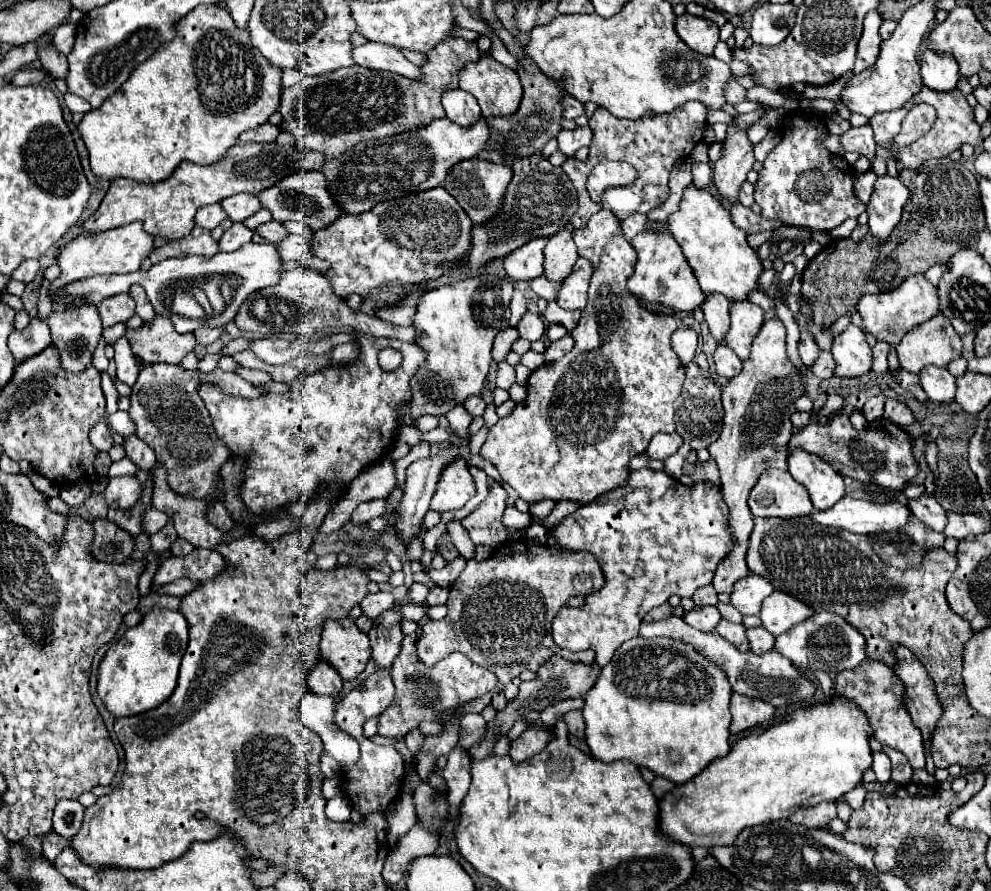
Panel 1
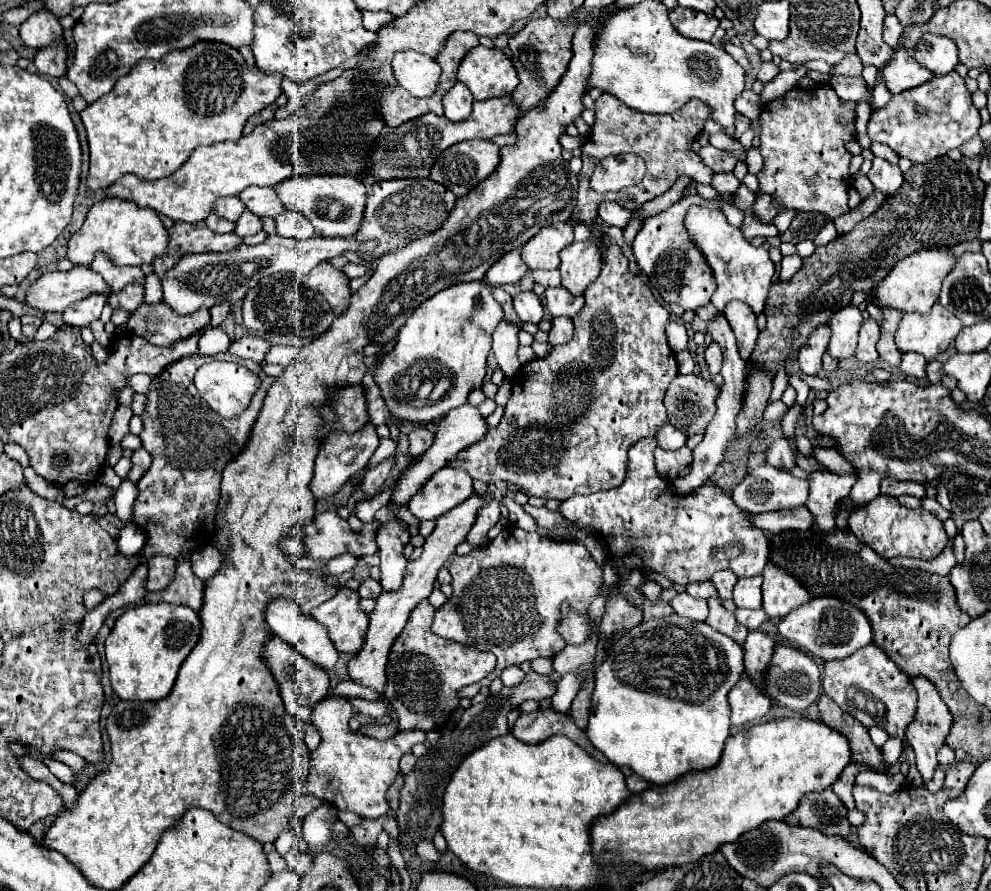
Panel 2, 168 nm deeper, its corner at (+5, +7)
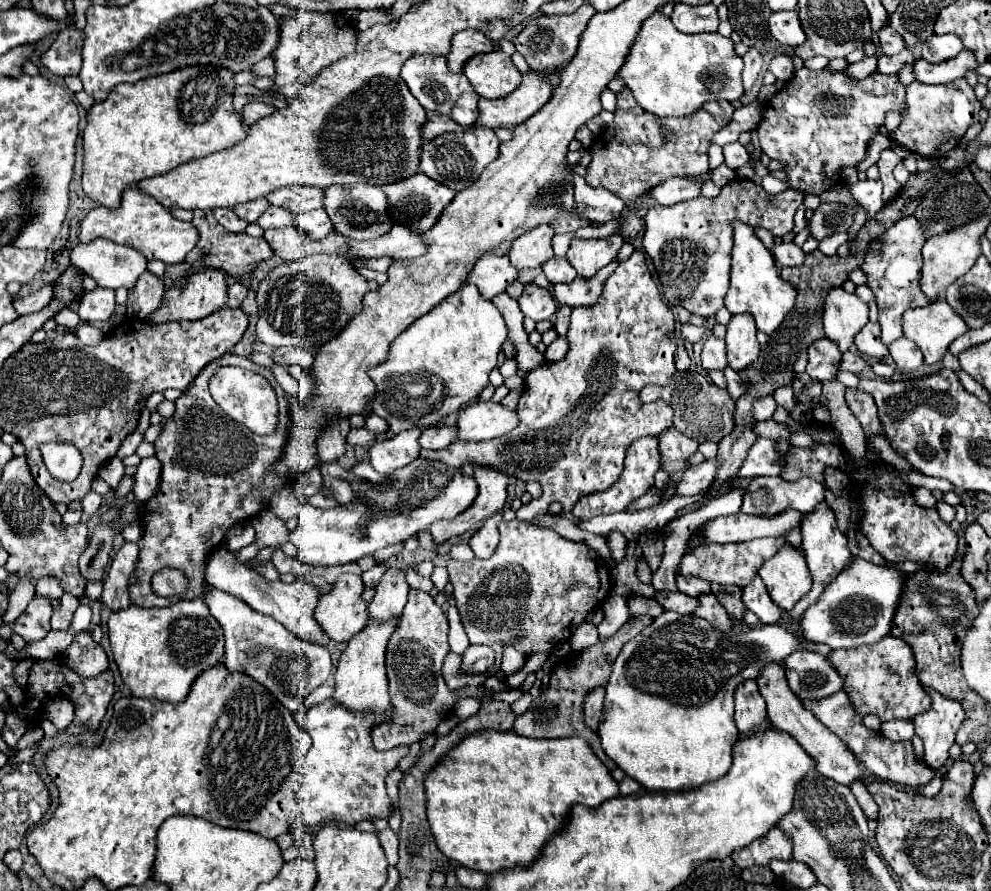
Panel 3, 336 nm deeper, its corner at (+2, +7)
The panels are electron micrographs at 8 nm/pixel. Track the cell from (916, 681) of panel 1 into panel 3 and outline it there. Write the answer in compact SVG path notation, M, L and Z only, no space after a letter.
M927 688L927 694L931 696L933 704L927 712L919 714L913 724L915 732L925 742L925 760L931 768L945 766L949 758L949 748L955 742L955 732L959 730L965 710L957 700L951 700L933 688Z

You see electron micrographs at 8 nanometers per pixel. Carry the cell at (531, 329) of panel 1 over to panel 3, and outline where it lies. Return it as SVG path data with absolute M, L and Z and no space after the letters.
M527 284L523 296L519 298L519 306L523 314L535 322L549 320L557 312L557 302L553 300L547 288L539 288L535 284Z

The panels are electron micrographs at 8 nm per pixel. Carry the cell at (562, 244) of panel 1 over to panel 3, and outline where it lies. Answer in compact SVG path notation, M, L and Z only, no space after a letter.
M541 224L539 228L533 228L525 234L521 234L509 250L511 264L517 270L523 268L539 268L543 262L553 258L551 250L551 238L553 238L553 228L549 224Z

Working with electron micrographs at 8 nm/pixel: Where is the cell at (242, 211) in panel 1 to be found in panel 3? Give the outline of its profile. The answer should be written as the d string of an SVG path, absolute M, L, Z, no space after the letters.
M317 186L279 188L279 192L271 192L271 196L267 196L267 200L273 206L289 208L293 214L311 212L311 210L323 206L323 188L317 188Z

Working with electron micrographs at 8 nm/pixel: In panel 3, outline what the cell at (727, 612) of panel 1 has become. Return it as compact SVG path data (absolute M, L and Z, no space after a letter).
M821 504L813 514L807 514L803 518L801 534L803 534L803 546L801 548L803 548L803 554L807 558L807 566L809 566L811 576L813 576L813 588L811 588L811 592L807 596L803 596L797 602L797 606L793 606L793 610L789 612L791 618L801 618L803 612L817 602L817 598L823 594L825 586L835 580L835 576L849 564L849 558L851 558L851 552L847 548L847 538L839 532L835 514L833 514L833 510L827 504Z

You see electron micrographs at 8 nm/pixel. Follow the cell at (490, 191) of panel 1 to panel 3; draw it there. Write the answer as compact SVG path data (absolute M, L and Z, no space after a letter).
M475 128L469 132L445 132L423 144L421 170L439 184L459 192L471 186L479 178L479 174L495 160L495 156L499 154L499 144L499 138L489 128Z

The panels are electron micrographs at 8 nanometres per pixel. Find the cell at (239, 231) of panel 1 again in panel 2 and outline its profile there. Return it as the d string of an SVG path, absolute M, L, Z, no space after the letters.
M244 210L244 212L240 214L240 218L238 218L234 224L236 224L234 234L240 236L240 238L246 238L246 236L256 234L258 230L262 230L262 222L260 222L260 218L258 218L256 214L248 212L248 210Z

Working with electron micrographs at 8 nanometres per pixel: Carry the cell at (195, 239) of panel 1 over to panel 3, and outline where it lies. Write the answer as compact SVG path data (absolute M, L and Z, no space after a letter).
M195 210L193 212L193 224L195 224L195 228L199 228L201 238L199 238L199 244L185 258L187 262L193 264L191 272L199 272L199 268L213 266L213 268L225 270L233 278L253 280L253 272L259 268L259 264L263 264L263 262L267 262L267 260L271 260L275 256L273 248L269 246L269 242L265 238L253 238L253 236L249 236L245 232L241 232L241 234L227 232L215 220L215 216L211 214L211 210Z

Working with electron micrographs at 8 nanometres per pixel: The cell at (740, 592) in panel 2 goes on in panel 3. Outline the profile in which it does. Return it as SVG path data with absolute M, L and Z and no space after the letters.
M759 576L743 588L743 604L751 610L763 624L775 624L781 618L781 608L771 600L765 584Z

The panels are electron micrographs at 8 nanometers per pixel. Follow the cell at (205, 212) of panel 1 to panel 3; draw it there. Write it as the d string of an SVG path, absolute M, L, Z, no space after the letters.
M263 198L263 200L253 200L251 204L239 204L239 208L233 208L233 212L245 220L245 222L255 222L265 210L269 208L269 202Z

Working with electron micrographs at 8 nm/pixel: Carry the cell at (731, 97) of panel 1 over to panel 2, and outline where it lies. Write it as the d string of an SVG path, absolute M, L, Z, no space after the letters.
M744 90L744 92L740 94L740 98L734 102L734 108L736 108L740 114L748 116L750 120L756 120L756 118L760 116L760 112L762 112L760 96L754 94L752 90Z

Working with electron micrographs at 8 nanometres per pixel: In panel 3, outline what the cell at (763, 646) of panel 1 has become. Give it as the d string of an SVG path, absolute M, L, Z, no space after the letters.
M767 664L763 668L763 672L757 676L757 686L759 686L759 690L767 702L769 720L779 730L789 732L809 752L809 756L815 760L817 772L821 772L823 776L827 776L839 784L845 784L845 786L851 786L857 780L859 782L865 780L865 772L859 766L859 760L849 752L849 748L833 732L829 732L823 724L819 724L819 720L815 720L815 716L811 716L811 712L807 712L803 708L801 700L791 692L787 678L785 678L785 672L779 664Z

